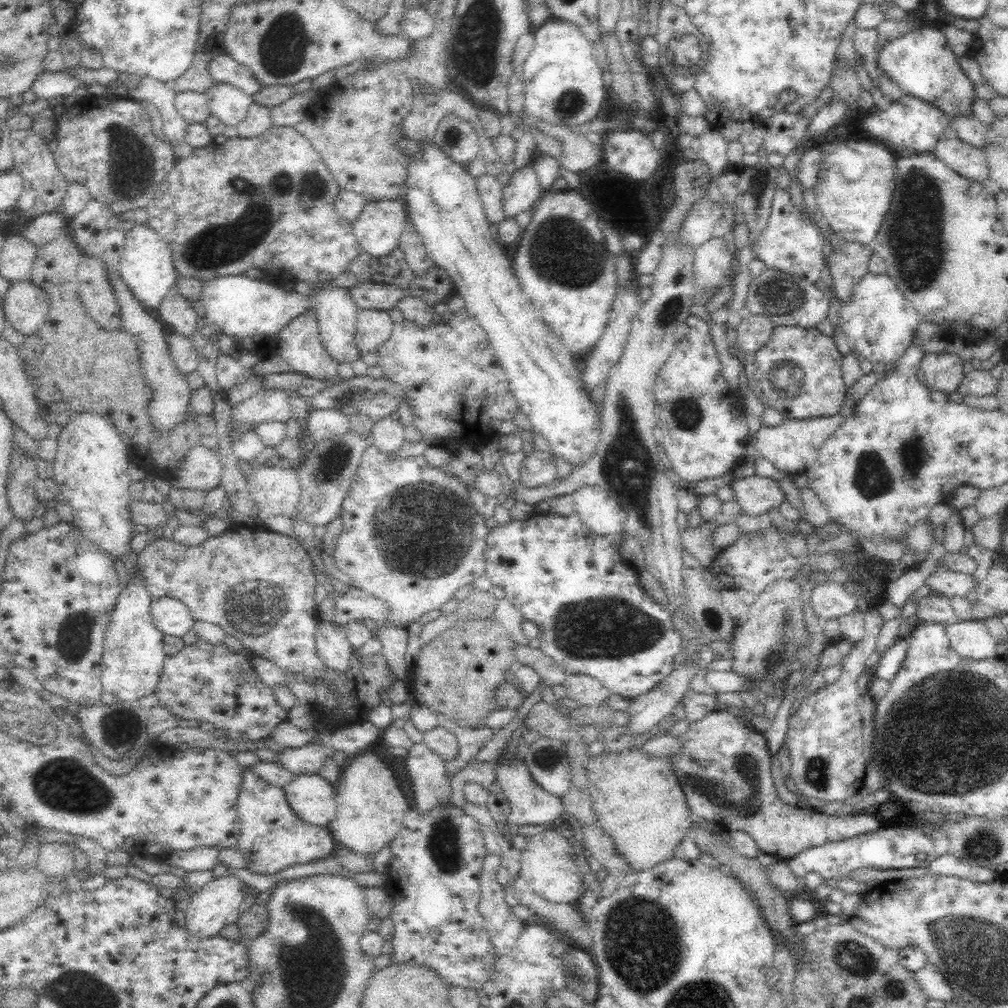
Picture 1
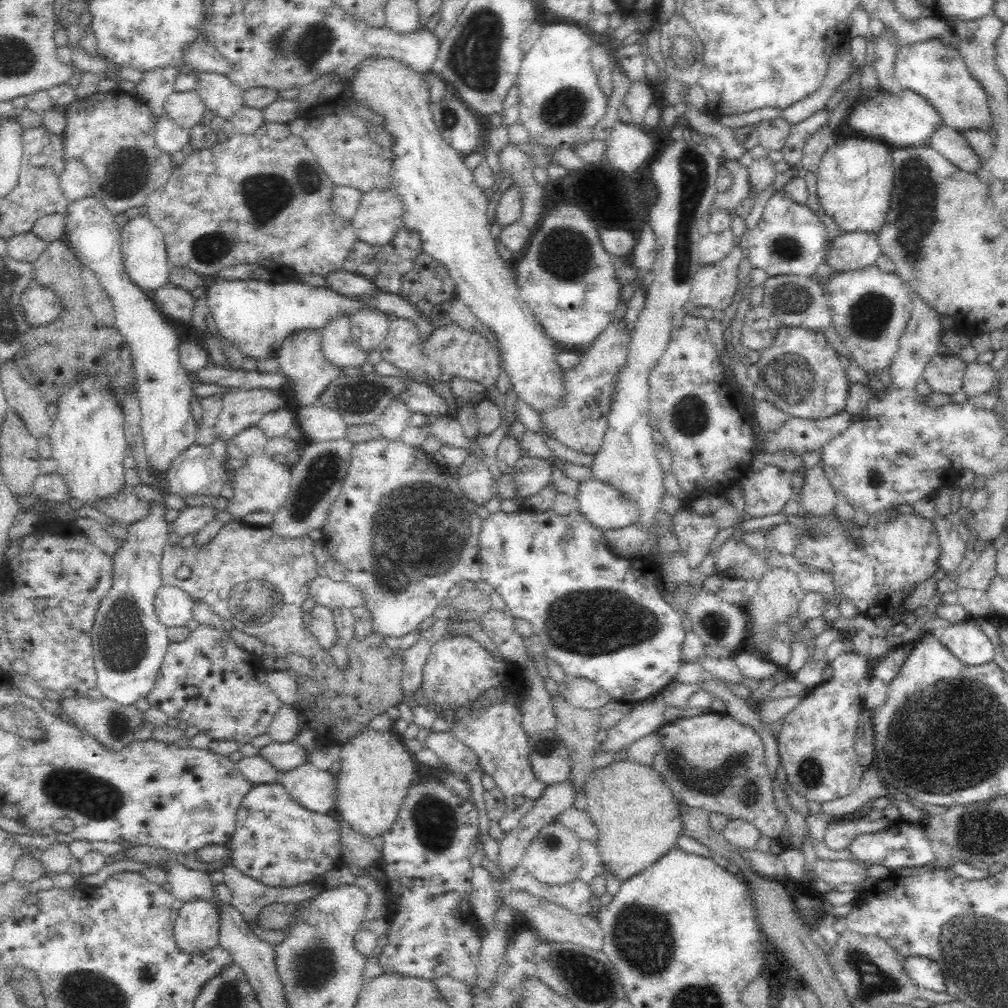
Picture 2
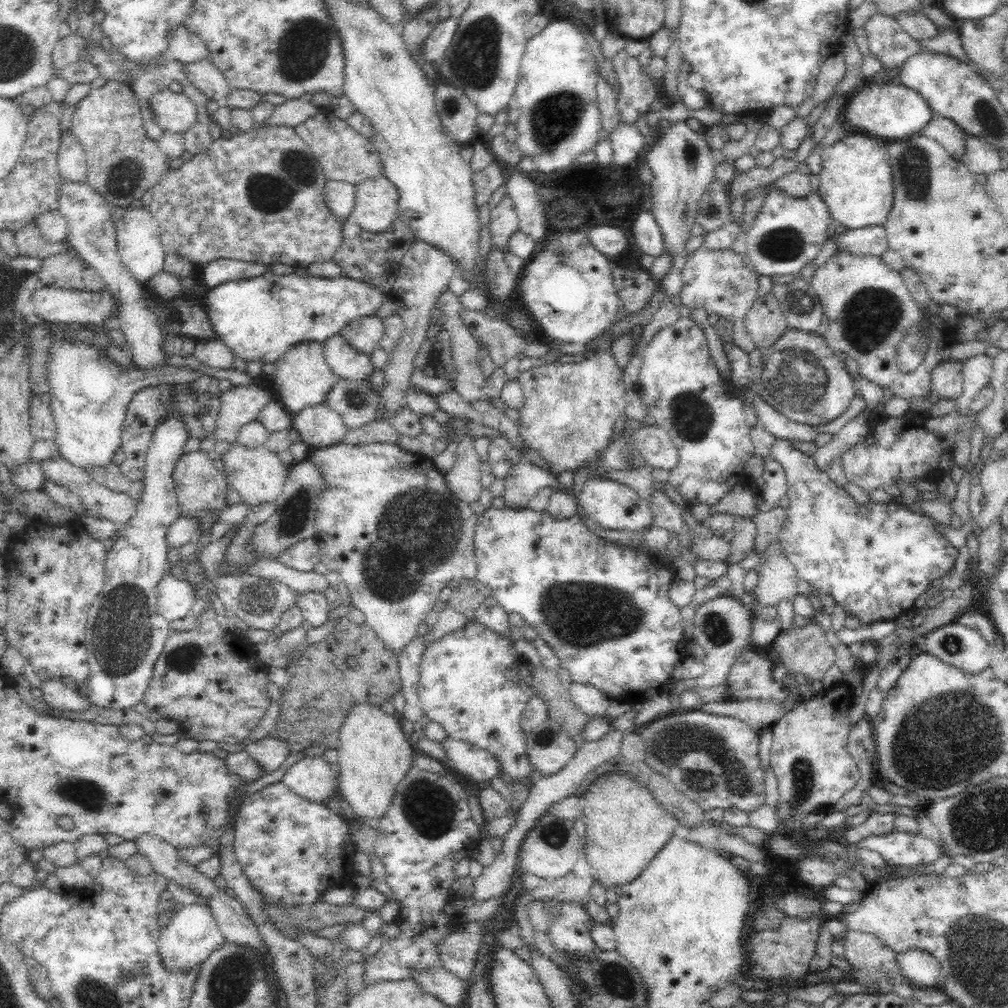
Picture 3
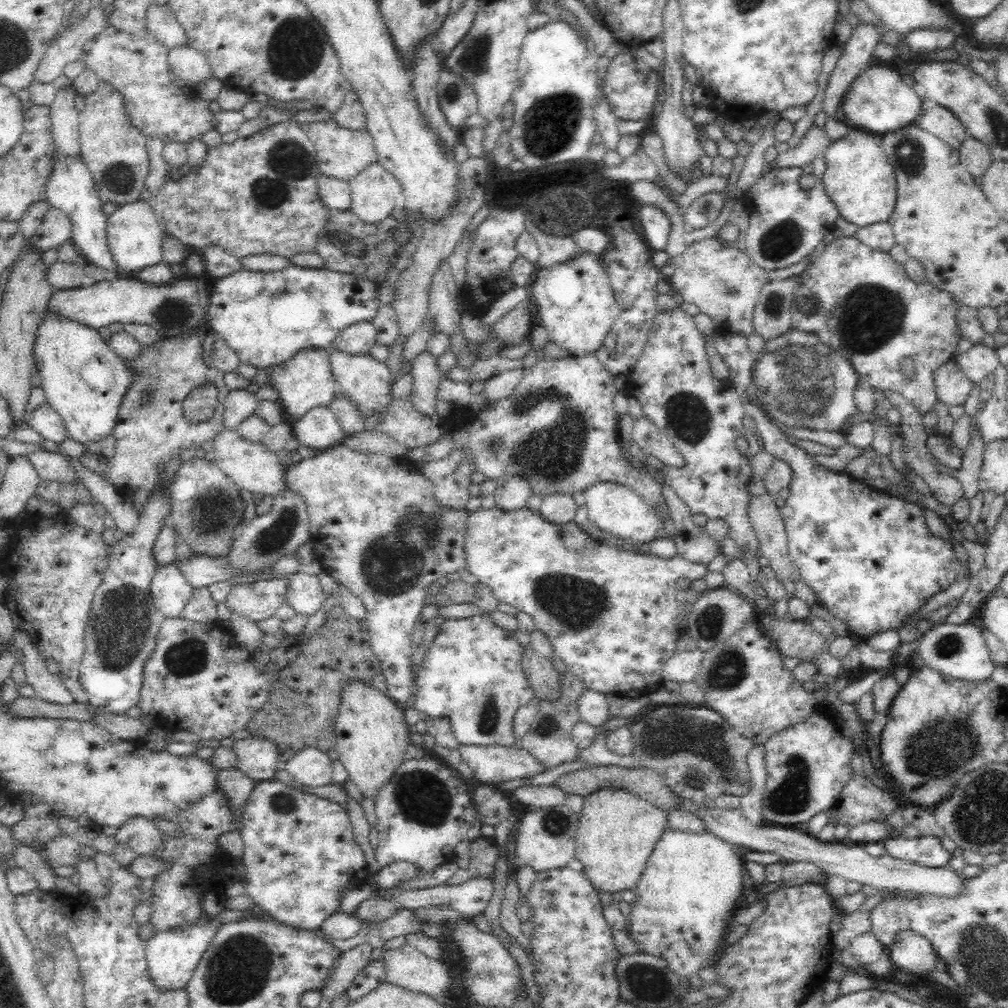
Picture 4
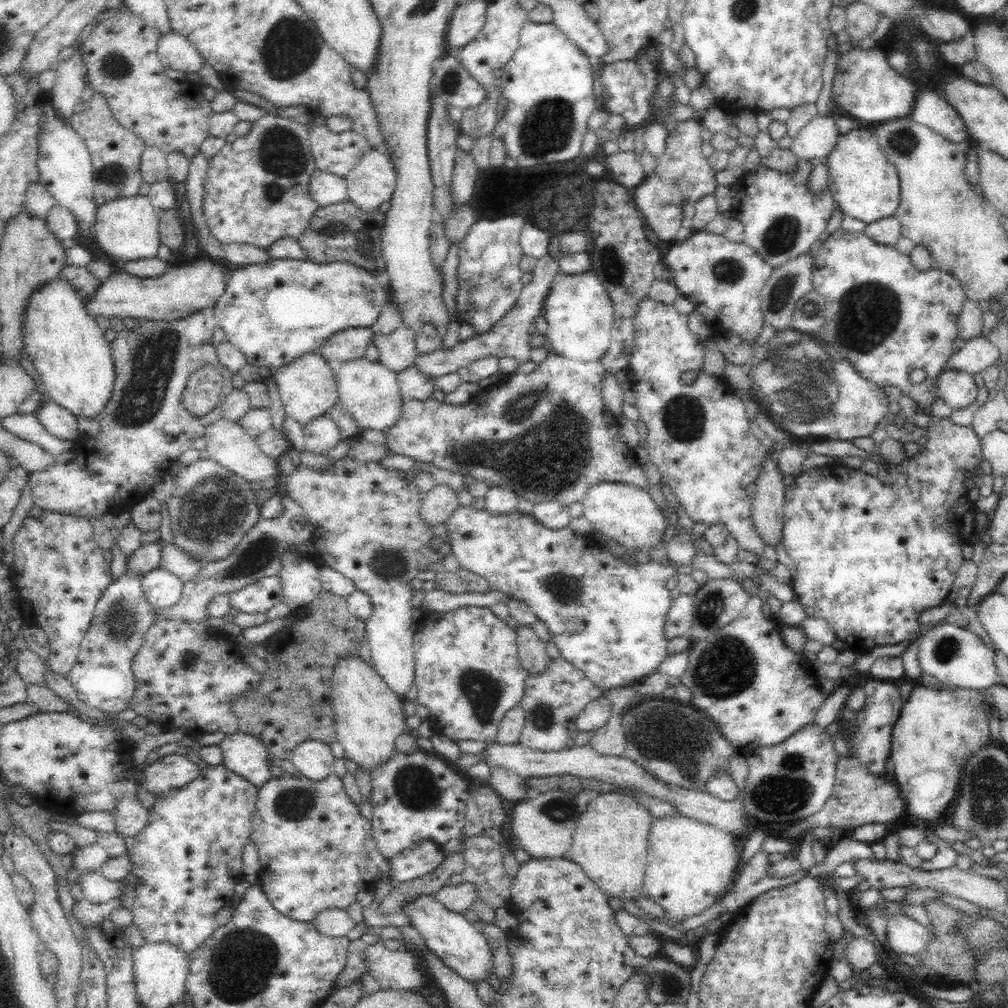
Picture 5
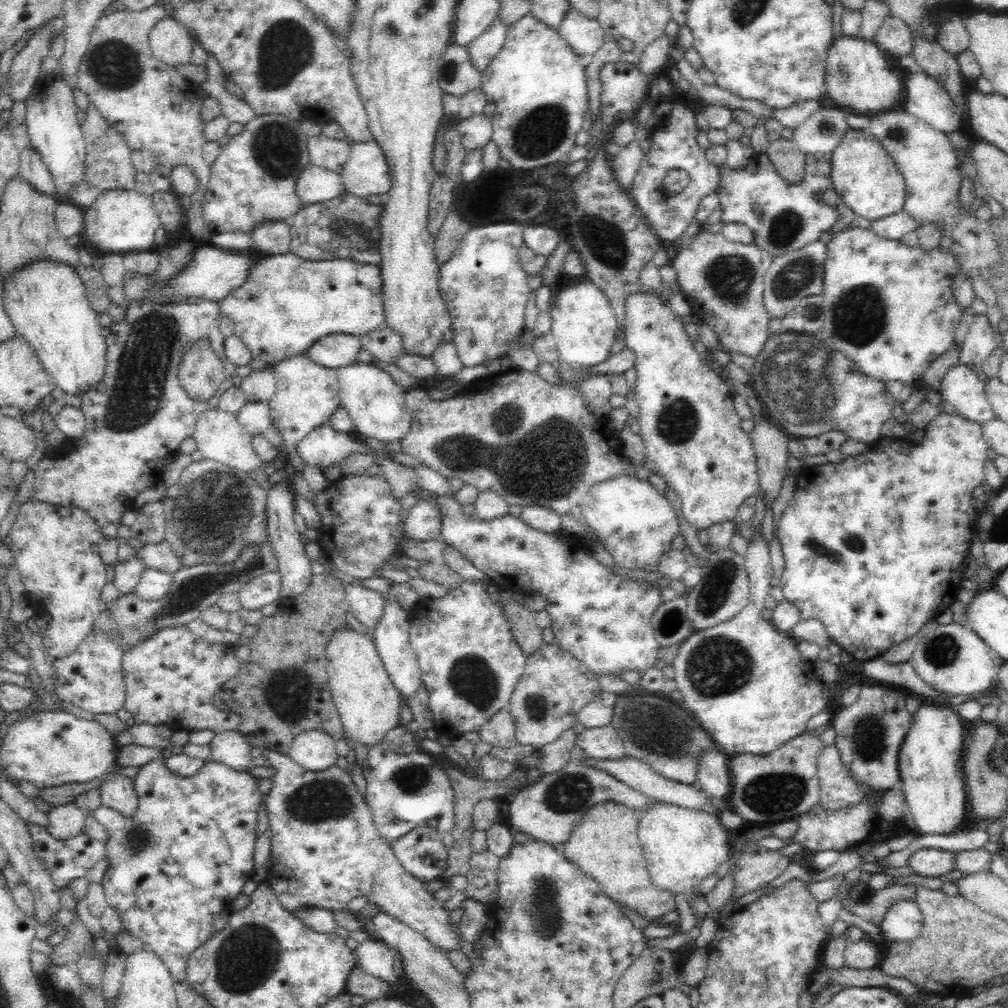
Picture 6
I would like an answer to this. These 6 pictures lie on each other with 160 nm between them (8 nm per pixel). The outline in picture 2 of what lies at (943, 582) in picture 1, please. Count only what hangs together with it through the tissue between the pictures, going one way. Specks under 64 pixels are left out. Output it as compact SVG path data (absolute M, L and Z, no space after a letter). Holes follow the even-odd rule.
M992 542L988 543L986 549L979 554L969 570L966 570L956 580L956 588L972 588L974 590L986 590L992 579L997 576L996 560L997 552Z

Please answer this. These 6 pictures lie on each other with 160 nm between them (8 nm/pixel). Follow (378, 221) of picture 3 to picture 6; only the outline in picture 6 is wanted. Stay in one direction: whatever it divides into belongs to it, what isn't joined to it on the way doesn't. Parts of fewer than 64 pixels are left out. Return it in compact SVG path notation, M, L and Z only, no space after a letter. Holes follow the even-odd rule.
M374 139L352 145L341 172L341 181L346 193L364 200L373 194L389 192L389 166L381 146Z

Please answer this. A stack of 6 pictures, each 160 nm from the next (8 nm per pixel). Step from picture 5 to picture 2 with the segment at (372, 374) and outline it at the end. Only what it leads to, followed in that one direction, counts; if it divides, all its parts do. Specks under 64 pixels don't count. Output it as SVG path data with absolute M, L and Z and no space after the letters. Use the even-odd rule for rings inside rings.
M342 314L319 332L321 348L325 358L342 370L359 368L367 363L367 352L360 349L352 338L350 315Z

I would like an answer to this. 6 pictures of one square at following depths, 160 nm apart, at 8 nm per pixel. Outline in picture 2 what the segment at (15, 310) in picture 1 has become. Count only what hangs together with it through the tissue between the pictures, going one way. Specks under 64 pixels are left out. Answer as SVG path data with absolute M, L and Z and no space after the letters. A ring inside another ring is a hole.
M37 284L27 288L21 295L19 304L30 328L53 322L66 308L52 290Z

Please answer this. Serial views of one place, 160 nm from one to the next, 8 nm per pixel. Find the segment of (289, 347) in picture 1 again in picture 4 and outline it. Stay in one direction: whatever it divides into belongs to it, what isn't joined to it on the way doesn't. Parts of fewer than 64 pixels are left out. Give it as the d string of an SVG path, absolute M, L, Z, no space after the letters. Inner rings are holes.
M303 349L293 358L282 362L282 365L270 368L269 382L275 392L278 392L278 404L289 419L300 419L314 407L328 406L334 397L335 378L329 364L328 349Z

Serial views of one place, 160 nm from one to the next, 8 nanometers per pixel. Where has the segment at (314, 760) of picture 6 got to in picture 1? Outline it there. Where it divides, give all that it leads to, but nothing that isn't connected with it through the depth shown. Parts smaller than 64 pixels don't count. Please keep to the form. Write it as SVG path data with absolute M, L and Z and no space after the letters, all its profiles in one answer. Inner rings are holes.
M319 774L298 775L284 786L288 805L308 826L329 828L337 814L335 788Z

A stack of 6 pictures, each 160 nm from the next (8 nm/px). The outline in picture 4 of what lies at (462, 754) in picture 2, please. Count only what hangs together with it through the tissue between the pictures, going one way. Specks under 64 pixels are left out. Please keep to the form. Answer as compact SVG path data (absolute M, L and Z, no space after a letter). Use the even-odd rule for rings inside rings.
M458 744L461 759L472 769L475 783L488 785L532 777L547 769L521 746Z

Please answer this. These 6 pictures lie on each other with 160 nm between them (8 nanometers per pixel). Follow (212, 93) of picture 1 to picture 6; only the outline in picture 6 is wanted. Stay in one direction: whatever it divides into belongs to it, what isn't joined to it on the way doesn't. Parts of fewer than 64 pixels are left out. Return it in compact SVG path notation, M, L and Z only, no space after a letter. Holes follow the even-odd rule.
M168 16L150 31L149 45L153 57L161 63L176 66L191 62L193 40L178 21Z

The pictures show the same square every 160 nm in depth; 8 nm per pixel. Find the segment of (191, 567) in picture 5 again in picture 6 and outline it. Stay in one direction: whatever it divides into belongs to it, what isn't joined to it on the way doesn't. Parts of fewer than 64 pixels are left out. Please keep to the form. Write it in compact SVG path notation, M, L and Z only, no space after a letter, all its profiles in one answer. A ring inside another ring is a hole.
M166 539L156 544L145 544L135 552L135 556L144 561L146 569L157 569L172 576L183 568L180 559Z

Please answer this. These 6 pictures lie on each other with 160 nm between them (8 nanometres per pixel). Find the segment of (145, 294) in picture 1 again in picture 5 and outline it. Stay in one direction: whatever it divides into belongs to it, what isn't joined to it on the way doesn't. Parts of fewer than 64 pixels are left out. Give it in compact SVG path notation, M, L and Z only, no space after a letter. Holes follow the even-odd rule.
M146 195L120 197L97 208L93 238L102 252L113 256L114 264L157 256L159 240L159 212Z

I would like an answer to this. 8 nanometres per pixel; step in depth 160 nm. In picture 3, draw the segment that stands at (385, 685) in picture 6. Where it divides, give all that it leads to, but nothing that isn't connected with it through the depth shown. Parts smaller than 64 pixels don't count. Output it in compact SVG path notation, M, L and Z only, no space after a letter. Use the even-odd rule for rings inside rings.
M370 703L354 705L346 715L339 732L337 796L348 802L353 819L368 822L384 818L394 802L400 782L413 767L416 752L402 731L400 715L384 713L379 706Z

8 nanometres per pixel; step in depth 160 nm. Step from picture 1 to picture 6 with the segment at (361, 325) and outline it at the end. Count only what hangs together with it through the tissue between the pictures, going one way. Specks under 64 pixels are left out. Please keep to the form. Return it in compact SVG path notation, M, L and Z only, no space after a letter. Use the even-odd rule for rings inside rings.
M335 333L319 338L306 354L317 364L337 370L357 361L361 350L360 337Z

